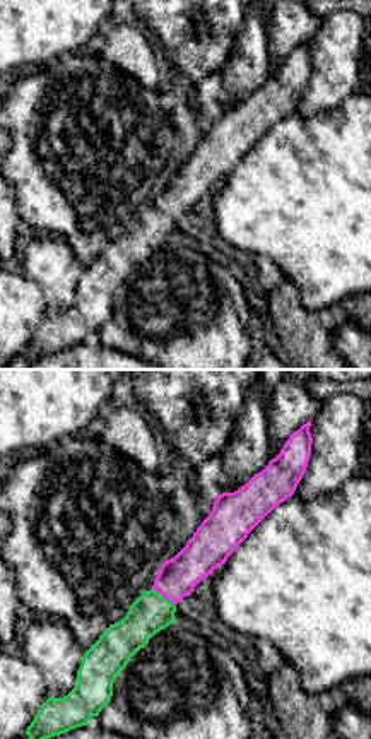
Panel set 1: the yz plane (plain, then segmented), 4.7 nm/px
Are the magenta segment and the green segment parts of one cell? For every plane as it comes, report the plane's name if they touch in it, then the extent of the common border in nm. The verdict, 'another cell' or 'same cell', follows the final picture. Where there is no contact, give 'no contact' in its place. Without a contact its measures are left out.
yz | 150 nm

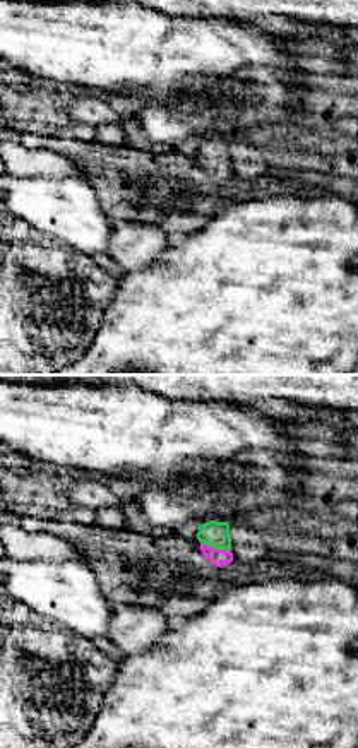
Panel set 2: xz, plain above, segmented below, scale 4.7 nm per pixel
xz | 140 nm

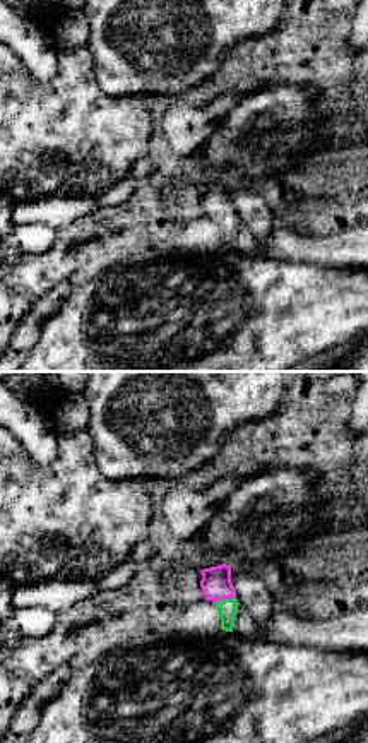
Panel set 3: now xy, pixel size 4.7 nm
xy | 100 nm

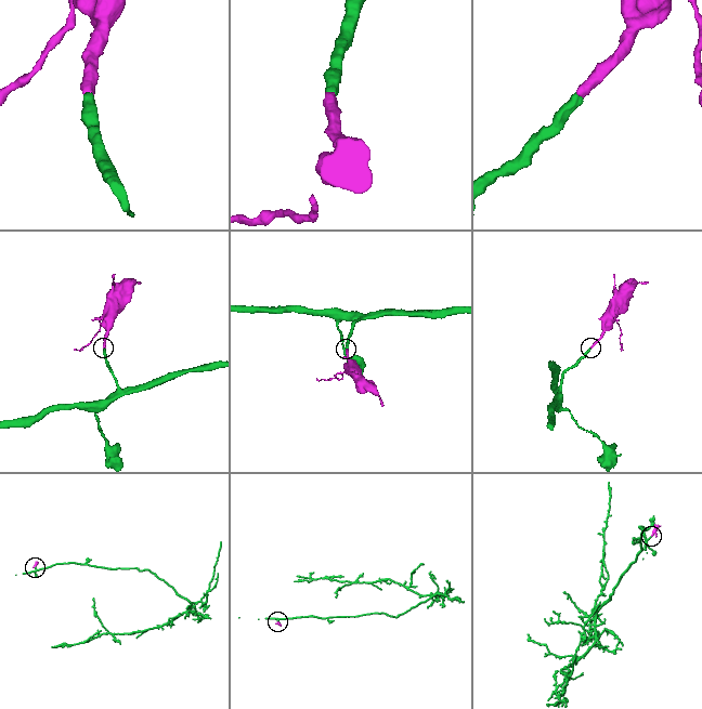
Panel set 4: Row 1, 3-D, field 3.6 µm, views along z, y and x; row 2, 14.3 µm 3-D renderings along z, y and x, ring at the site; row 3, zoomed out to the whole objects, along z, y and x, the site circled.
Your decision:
same cell

